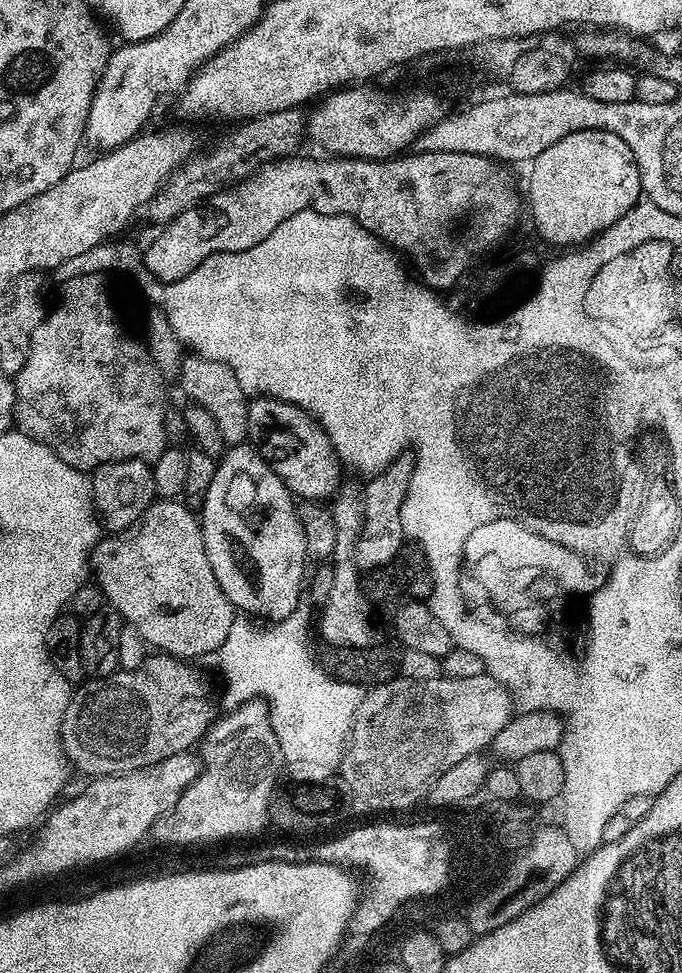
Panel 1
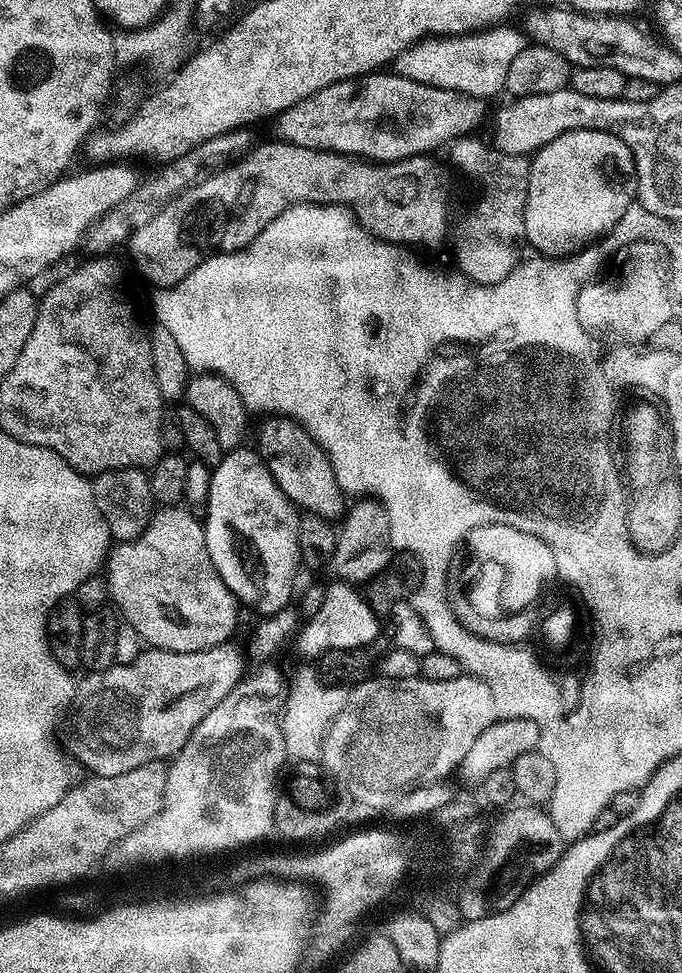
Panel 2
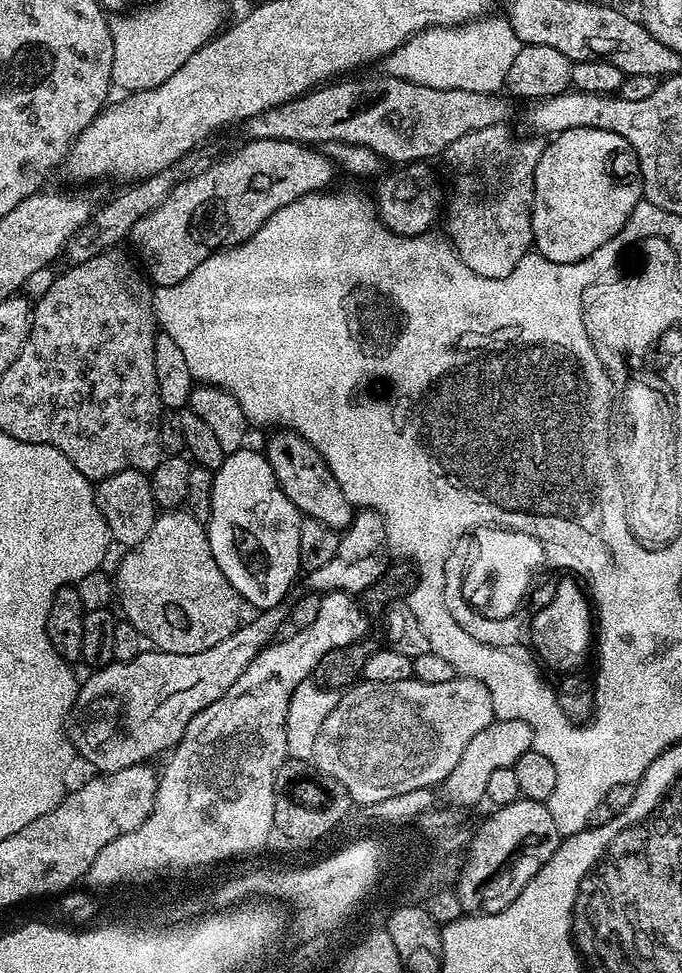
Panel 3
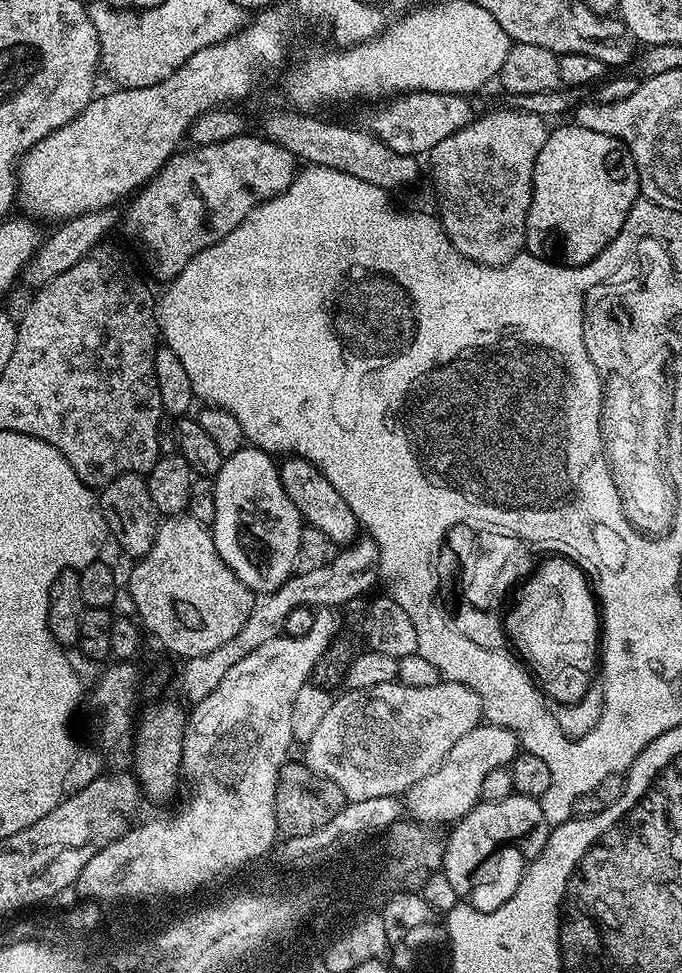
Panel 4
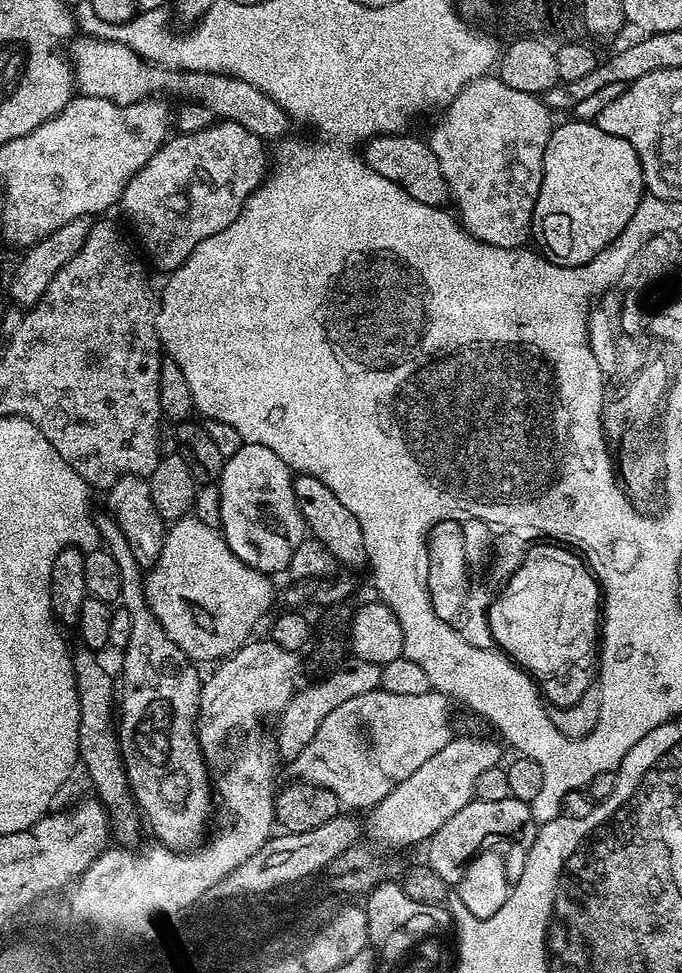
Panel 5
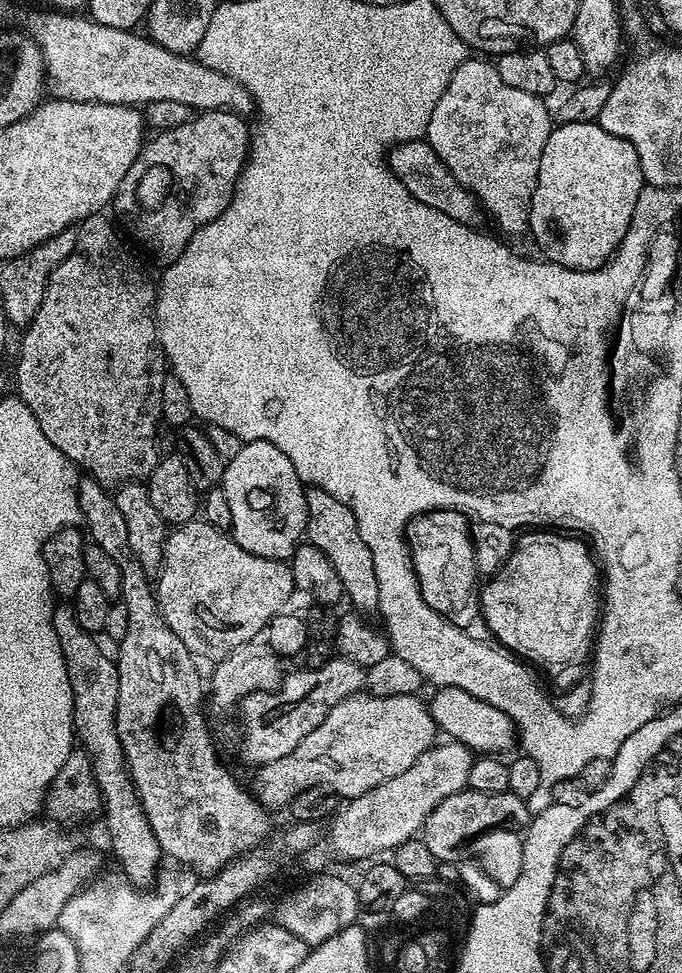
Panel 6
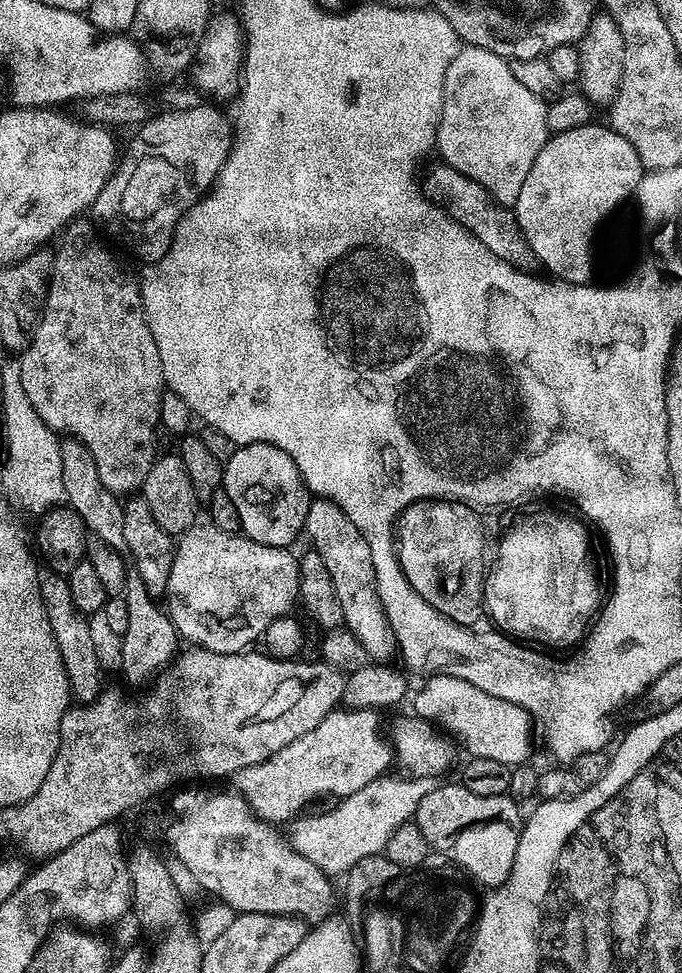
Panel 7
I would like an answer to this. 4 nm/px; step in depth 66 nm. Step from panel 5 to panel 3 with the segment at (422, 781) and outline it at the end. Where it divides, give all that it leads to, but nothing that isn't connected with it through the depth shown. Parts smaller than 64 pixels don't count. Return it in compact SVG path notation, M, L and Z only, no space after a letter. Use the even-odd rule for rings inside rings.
M493 719L486 730L478 730L474 738L470 738L470 746L462 750L462 758L458 758L458 766L450 770L450 774L444 780L442 791L449 805L469 806L468 804L481 803L486 794L486 782L494 770L502 770L515 766L522 754L533 751L532 731L526 722L521 720L497 720Z

